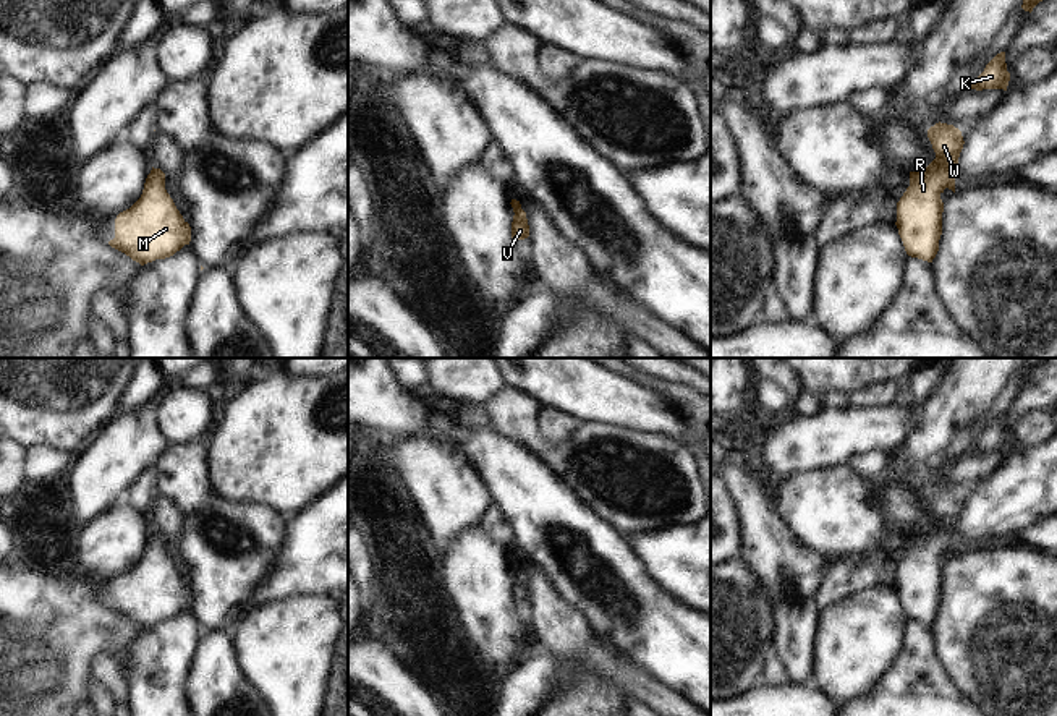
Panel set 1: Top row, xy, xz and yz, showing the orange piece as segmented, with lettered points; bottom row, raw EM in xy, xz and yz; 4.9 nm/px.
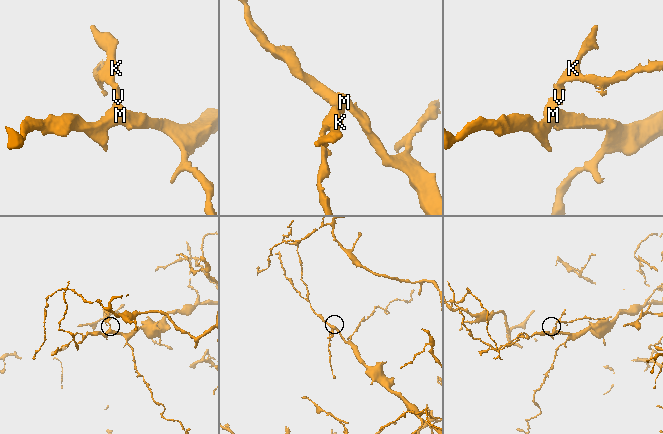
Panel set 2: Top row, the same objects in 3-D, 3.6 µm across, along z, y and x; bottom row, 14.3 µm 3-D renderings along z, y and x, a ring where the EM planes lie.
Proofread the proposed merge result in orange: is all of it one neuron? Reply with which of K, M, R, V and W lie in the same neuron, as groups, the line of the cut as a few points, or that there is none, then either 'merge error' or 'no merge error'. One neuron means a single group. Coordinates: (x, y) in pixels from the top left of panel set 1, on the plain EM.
K M R V W; no cut; no merge error

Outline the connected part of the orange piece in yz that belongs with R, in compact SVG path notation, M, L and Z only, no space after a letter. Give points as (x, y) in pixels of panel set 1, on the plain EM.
M940 484L928 492L928 501L936 515L936 522L926 531L910 535L910 549L897 565L895 588L906 617L932 625L939 614L939 603L942 598L944 565L940 557L945 551L955 556L955 536L958 533L958 520L965 504L958 491Z

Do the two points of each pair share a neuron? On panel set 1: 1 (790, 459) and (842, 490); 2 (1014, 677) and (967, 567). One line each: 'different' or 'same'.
1: different
2: same

